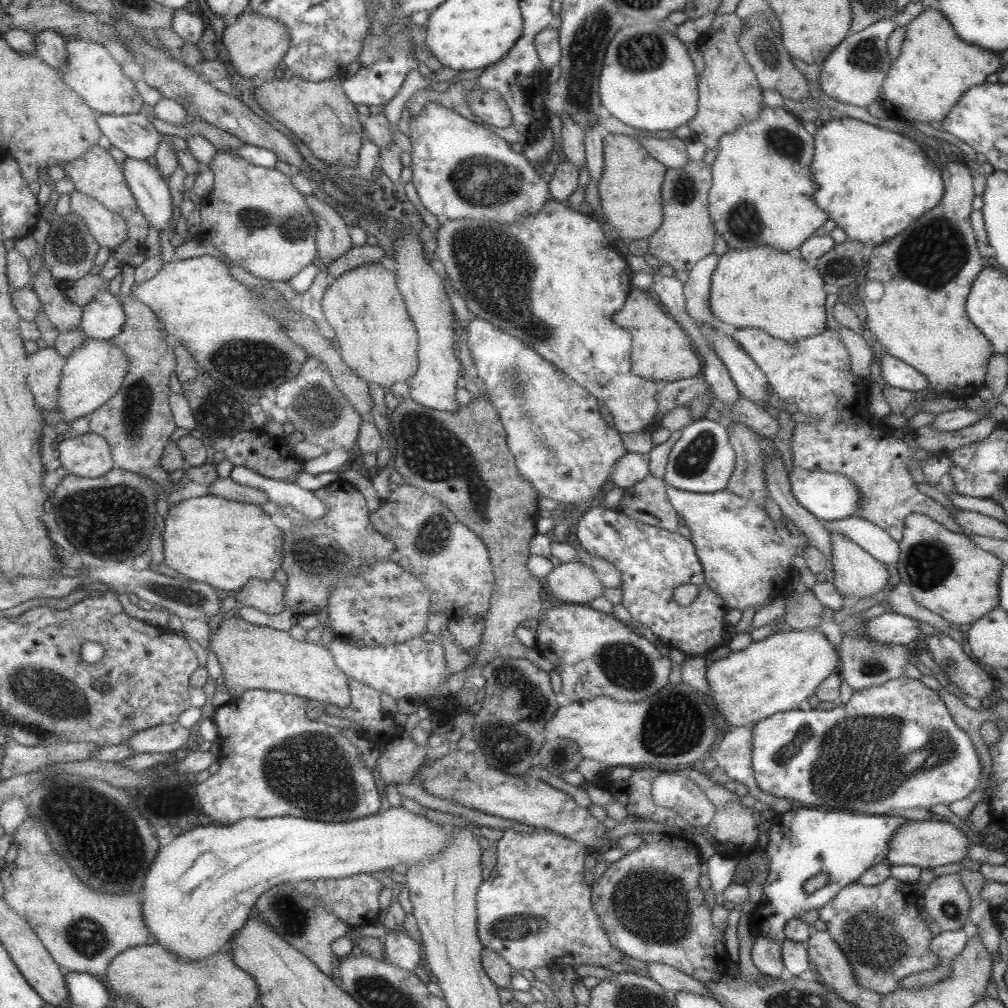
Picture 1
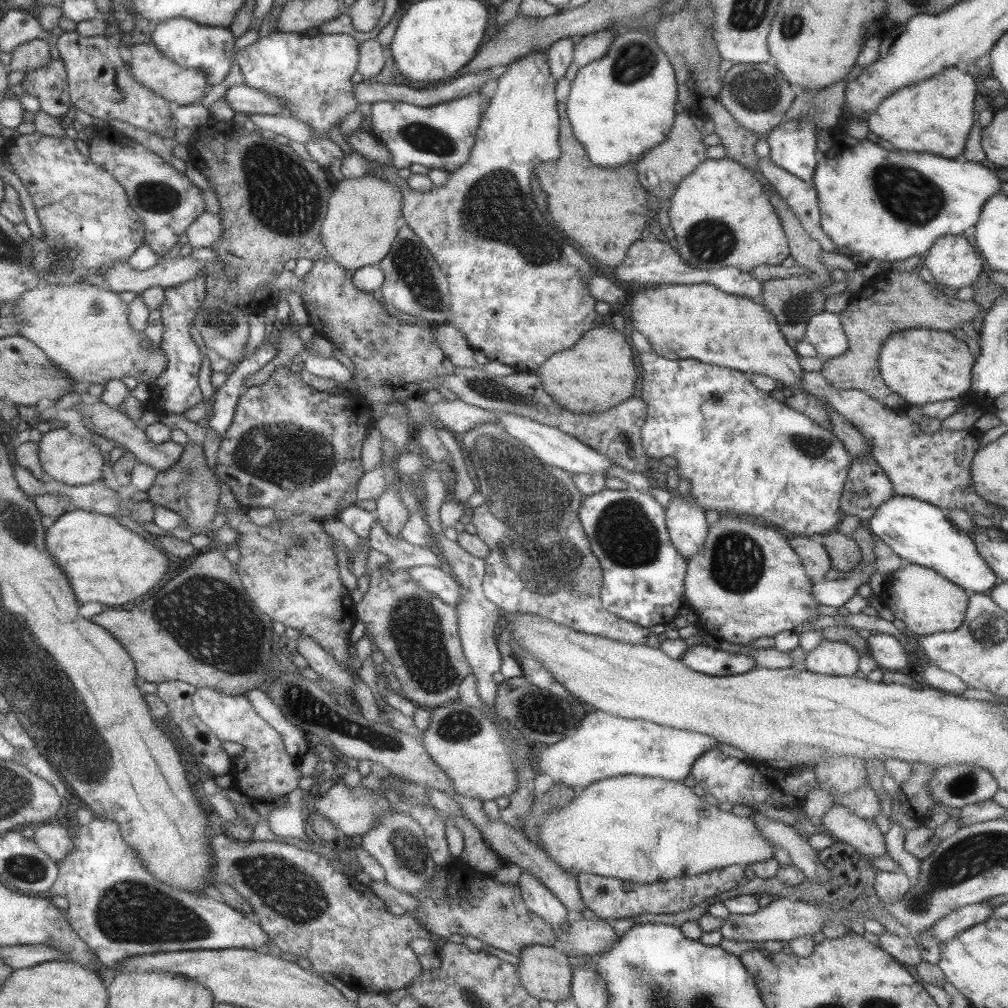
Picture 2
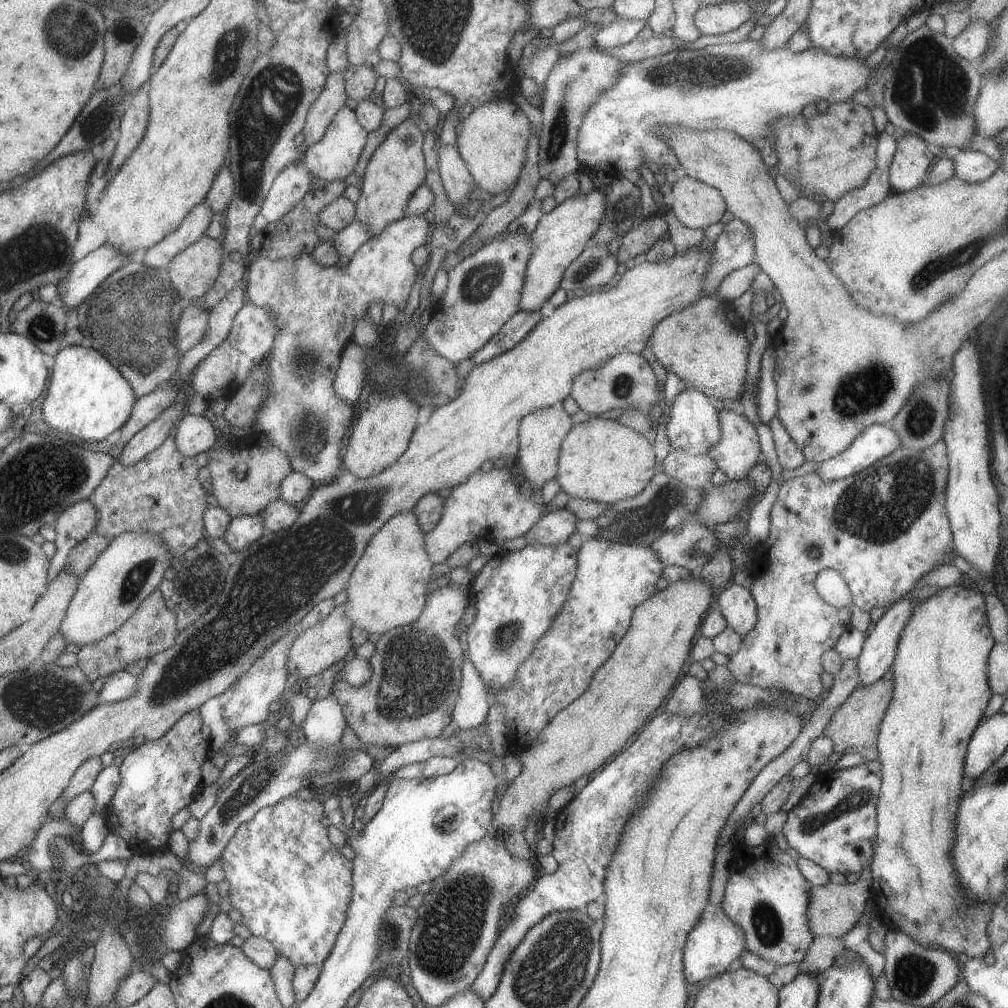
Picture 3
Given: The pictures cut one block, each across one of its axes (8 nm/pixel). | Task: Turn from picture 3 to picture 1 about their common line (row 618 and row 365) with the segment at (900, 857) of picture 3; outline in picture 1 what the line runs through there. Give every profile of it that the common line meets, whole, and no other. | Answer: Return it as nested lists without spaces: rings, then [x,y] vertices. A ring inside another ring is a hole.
[[[957,161],[939,165],[939,170],[944,184],[941,200],[927,214],[909,224],[901,234],[871,248],[864,282],[881,282],[883,294],[879,300],[871,301],[860,291],[859,306],[866,321],[865,327],[887,354],[902,360],[922,374],[933,391],[964,400],[975,396],[984,386],[986,368],[994,352],[989,340],[965,316],[965,298],[969,294],[969,286],[983,266],[969,221],[971,200],[974,197],[971,183],[973,178],[967,166]]]

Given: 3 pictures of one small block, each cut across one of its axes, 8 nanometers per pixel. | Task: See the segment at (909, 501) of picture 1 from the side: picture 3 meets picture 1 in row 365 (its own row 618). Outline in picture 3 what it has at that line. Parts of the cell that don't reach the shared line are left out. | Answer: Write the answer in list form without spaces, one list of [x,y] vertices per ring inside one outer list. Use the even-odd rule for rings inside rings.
[[[942,439],[937,440],[933,446],[915,452],[915,450],[907,450],[907,448],[897,448],[891,454],[884,456],[881,460],[876,460],[867,468],[856,472],[855,474],[845,476],[845,478],[837,478],[837,480],[829,480],[823,482],[815,472],[805,474],[803,476],[787,479],[783,481],[778,489],[777,496],[774,497],[773,504],[769,511],[770,525],[767,540],[764,542],[764,550],[766,552],[765,558],[755,564],[754,567],[749,567],[753,578],[753,586],[750,593],[757,606],[757,624],[753,630],[749,630],[745,636],[741,636],[741,646],[735,654],[728,656],[727,670],[731,672],[731,676],[737,680],[738,683],[749,686],[757,686],[759,688],[778,688],[788,691],[790,694],[797,694],[803,696],[807,700],[817,700],[824,692],[821,687],[821,654],[833,648],[837,638],[850,628],[850,614],[851,609],[847,607],[835,608],[827,604],[815,590],[814,582],[817,574],[822,570],[835,570],[848,584],[849,592],[851,592],[851,607],[860,608],[864,611],[869,611],[871,608],[881,606],[886,609],[894,602],[897,602],[900,597],[903,597],[911,588],[913,588],[916,581],[921,576],[927,574],[933,566],[937,564],[948,564],[951,560],[952,536],[950,531],[949,522],[947,520],[947,512],[945,512],[945,499],[947,490],[947,475],[948,475],[948,458],[946,455],[946,446]]]

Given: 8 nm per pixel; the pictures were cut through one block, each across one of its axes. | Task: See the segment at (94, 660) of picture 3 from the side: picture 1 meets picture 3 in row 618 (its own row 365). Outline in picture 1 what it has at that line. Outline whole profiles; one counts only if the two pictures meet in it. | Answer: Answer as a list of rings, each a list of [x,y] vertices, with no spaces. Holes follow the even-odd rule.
[[[129,294],[122,303],[125,314],[125,323],[121,330],[109,339],[117,348],[123,351],[127,359],[127,372],[123,375],[119,390],[109,400],[106,400],[99,408],[89,414],[89,433],[102,436],[110,446],[110,453],[115,467],[141,474],[154,480],[162,490],[170,490],[174,484],[170,481],[168,473],[160,466],[160,456],[163,447],[169,442],[169,435],[175,430],[176,424],[172,419],[169,406],[169,378],[176,367],[174,348],[170,340],[161,336],[160,324],[150,308],[139,302],[132,294]]]

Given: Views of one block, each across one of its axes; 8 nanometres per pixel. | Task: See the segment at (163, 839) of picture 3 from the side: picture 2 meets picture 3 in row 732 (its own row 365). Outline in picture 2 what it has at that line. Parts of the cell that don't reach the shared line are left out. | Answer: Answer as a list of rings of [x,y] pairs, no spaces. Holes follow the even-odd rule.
[[[197,275],[188,281],[164,288],[164,297],[158,306],[161,315],[159,321],[164,327],[157,345],[162,352],[162,356],[165,357],[165,368],[157,378],[154,378],[147,385],[149,396],[144,404],[150,406],[159,414],[167,412],[183,413],[203,400],[199,387],[197,387],[197,372],[201,368],[201,360],[203,360],[205,350],[193,343],[189,336],[189,325],[193,322],[195,315],[199,313],[200,306],[207,295],[204,292],[205,277]]]

